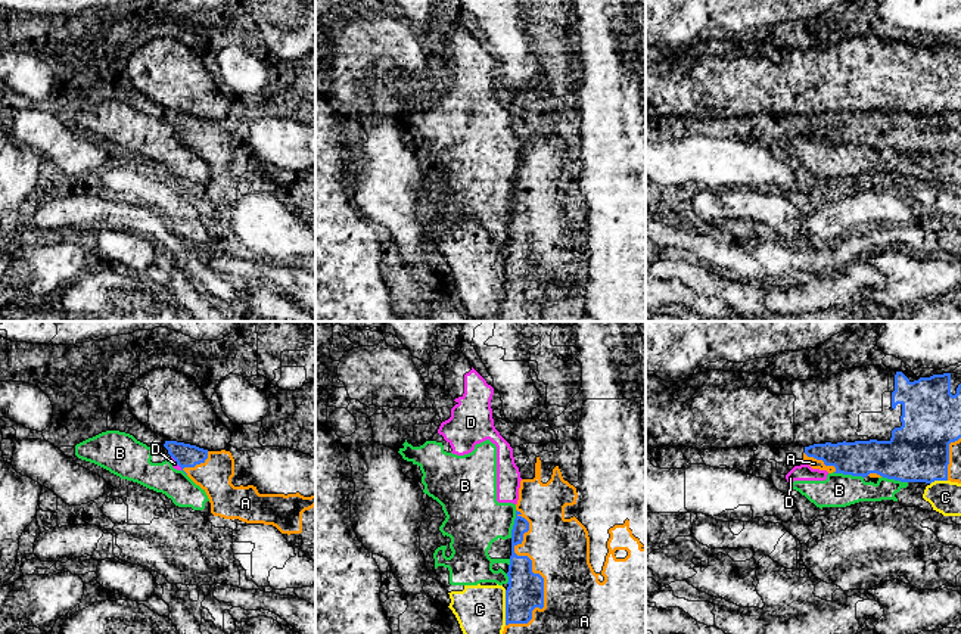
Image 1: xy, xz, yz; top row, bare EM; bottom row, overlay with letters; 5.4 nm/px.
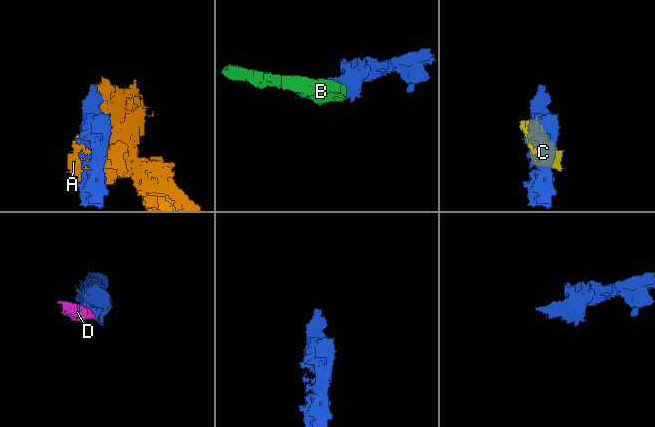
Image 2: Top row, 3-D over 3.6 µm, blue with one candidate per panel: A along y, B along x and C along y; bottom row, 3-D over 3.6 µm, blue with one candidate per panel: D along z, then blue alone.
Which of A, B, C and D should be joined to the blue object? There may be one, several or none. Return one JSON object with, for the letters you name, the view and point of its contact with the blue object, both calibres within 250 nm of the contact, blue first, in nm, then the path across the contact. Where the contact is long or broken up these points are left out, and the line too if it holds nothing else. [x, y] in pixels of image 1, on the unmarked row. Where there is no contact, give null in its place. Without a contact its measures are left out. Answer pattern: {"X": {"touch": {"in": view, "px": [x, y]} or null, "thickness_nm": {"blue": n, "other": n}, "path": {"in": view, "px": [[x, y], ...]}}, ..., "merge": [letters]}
{"merge": []}

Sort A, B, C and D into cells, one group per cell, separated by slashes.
A / B C D

